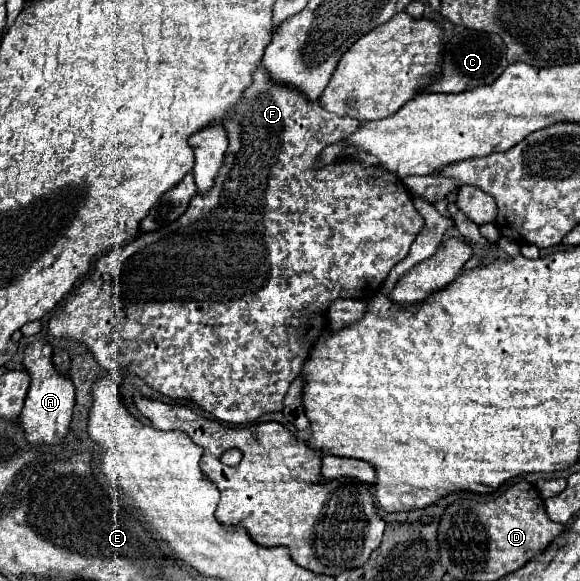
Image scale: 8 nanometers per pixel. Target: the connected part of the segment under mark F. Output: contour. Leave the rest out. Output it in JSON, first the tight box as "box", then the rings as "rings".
{"box":[48,64,424,424],"rings":[[[260,64],[252,78],[252,86],[244,90],[244,98],[240,98],[236,110],[224,124],[230,144],[224,154],[224,166],[216,176],[216,186],[212,186],[208,194],[194,194],[188,210],[176,222],[156,232],[142,234],[136,240],[128,242],[126,246],[102,256],[96,262],[92,280],[88,274],[86,280],[66,298],[64,306],[58,308],[56,314],[50,318],[48,324],[50,332],[54,336],[68,336],[84,342],[94,354],[96,362],[106,370],[110,372],[120,368],[132,370],[160,394],[170,398],[192,400],[196,406],[214,414],[222,422],[250,424],[266,412],[282,410],[282,400],[288,386],[300,374],[300,368],[308,358],[310,344],[316,340],[318,332],[326,326],[330,302],[338,298],[370,300],[382,288],[390,270],[408,256],[412,242],[424,230],[424,218],[414,208],[406,186],[398,182],[394,174],[378,168],[364,168],[360,166],[360,162],[356,160],[350,162],[344,158],[320,170],[314,168],[314,158],[322,152],[322,148],[338,140],[344,140],[348,134],[356,132],[358,126],[360,126],[358,120],[350,116],[336,116],[324,110],[318,100],[316,102],[308,100],[300,90],[294,90],[292,86],[280,86],[280,82],[268,82],[268,78],[264,78],[264,66]]]}

